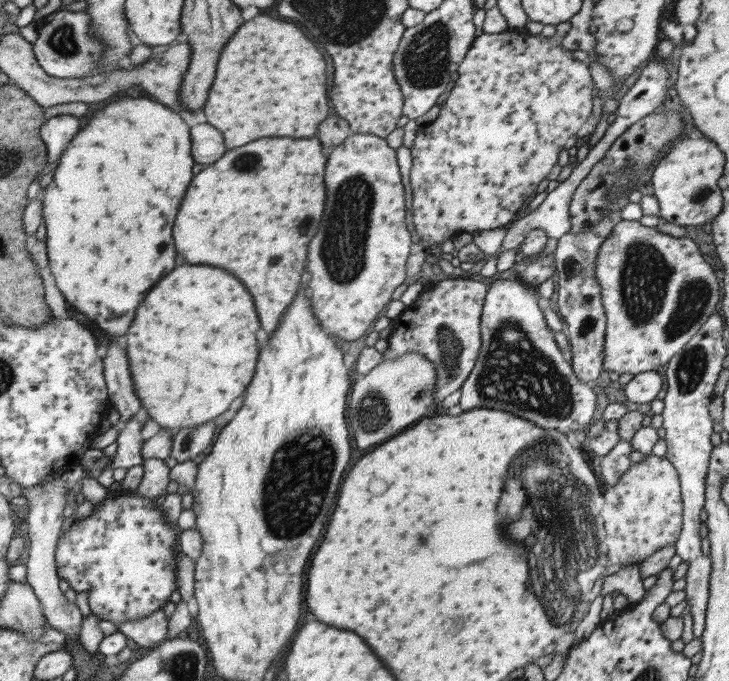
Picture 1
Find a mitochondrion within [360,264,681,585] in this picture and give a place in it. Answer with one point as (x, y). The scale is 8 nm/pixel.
(516, 373)

